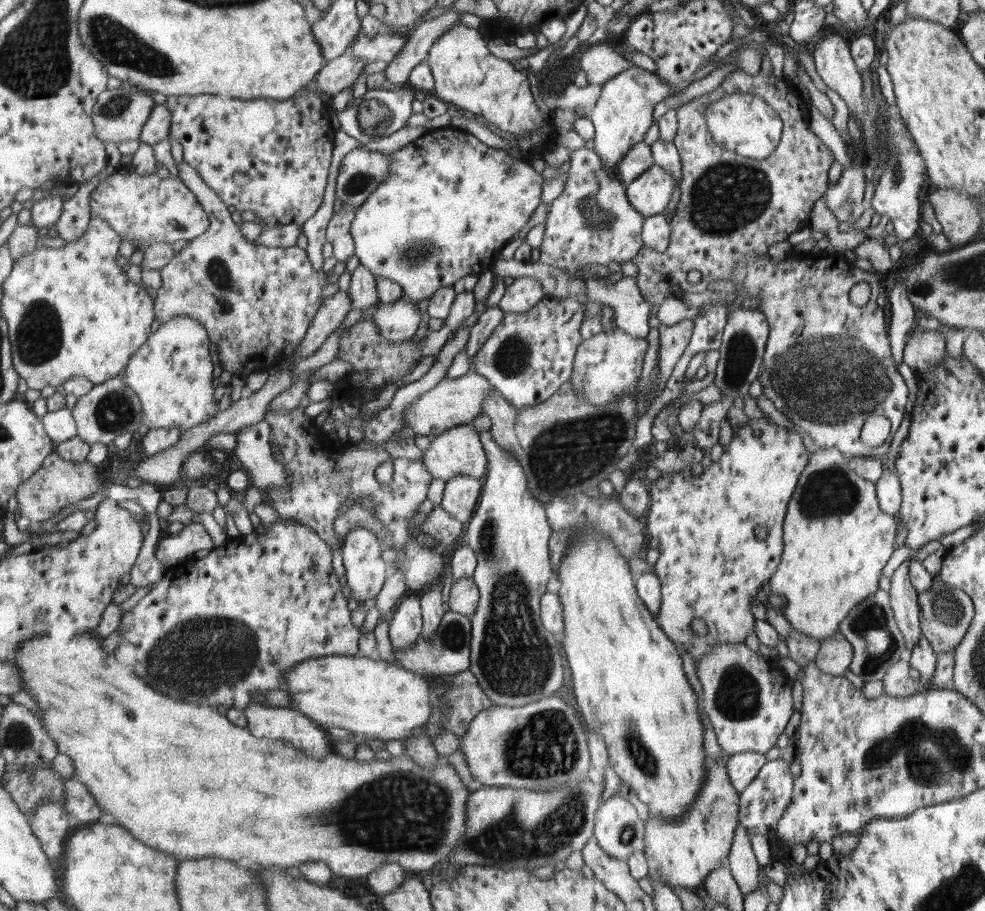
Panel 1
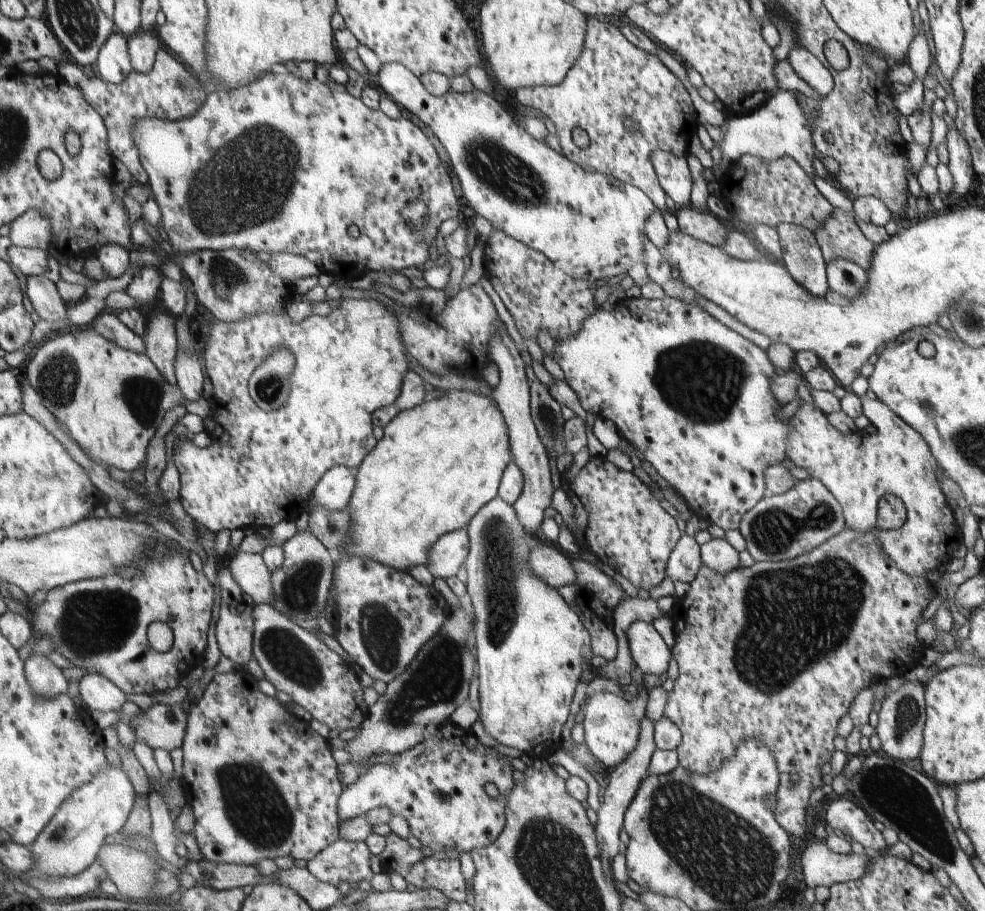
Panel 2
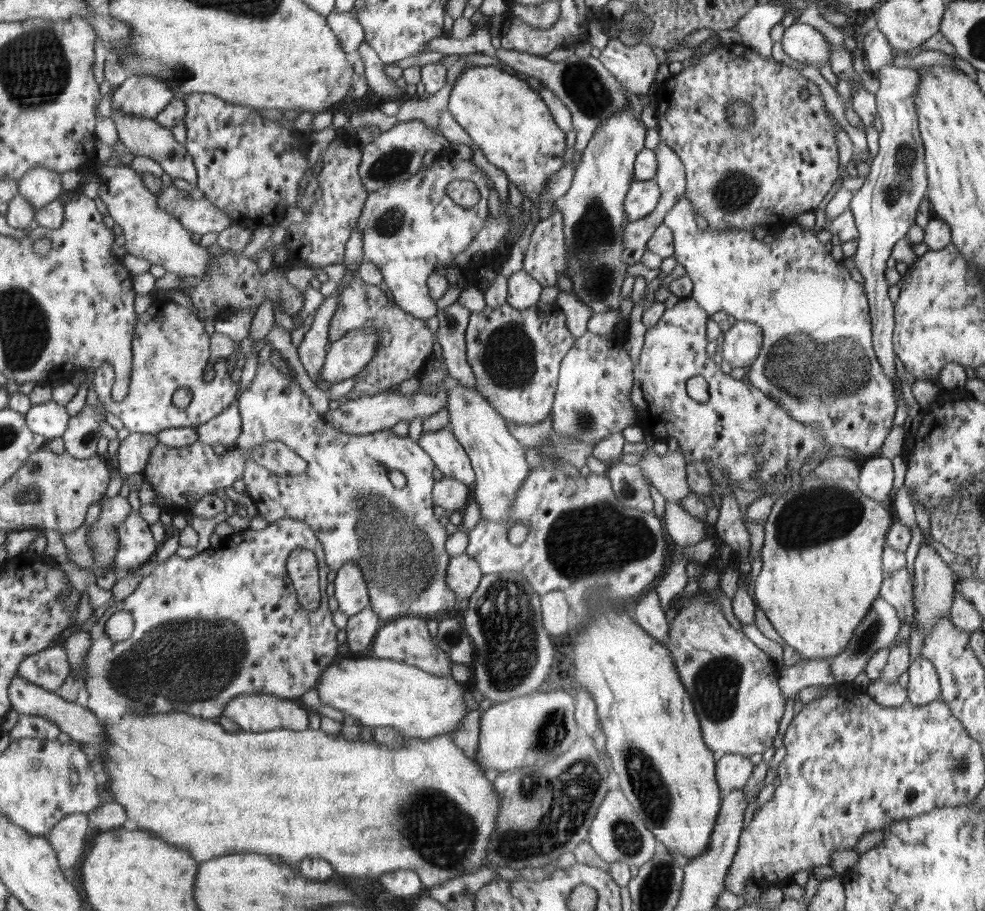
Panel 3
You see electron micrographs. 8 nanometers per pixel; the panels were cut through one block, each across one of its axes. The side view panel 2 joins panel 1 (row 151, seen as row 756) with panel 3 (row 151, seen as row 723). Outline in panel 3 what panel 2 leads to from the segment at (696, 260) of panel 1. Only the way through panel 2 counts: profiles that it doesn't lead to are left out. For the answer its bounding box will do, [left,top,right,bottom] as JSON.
[657,44,841,232]

